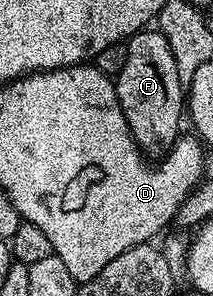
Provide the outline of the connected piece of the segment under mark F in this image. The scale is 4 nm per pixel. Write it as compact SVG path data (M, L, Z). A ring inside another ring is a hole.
M158 29L138 31L126 40L125 46L125 66L113 79L121 113L125 113L125 121L140 151L148 157L162 157L181 137L179 126L185 123L185 88L178 80L169 42Z

